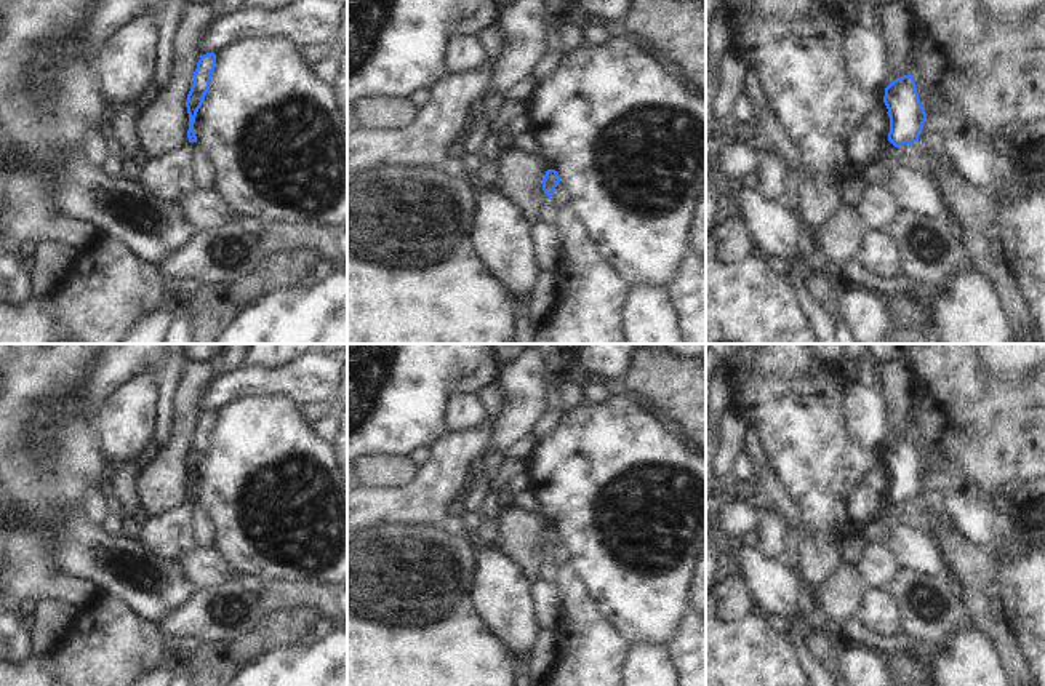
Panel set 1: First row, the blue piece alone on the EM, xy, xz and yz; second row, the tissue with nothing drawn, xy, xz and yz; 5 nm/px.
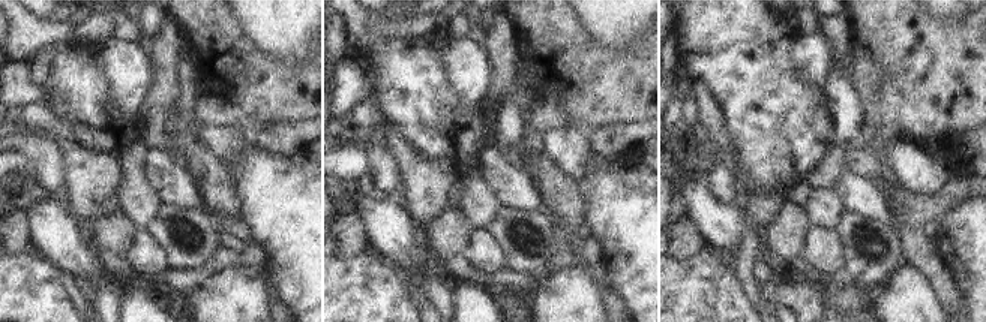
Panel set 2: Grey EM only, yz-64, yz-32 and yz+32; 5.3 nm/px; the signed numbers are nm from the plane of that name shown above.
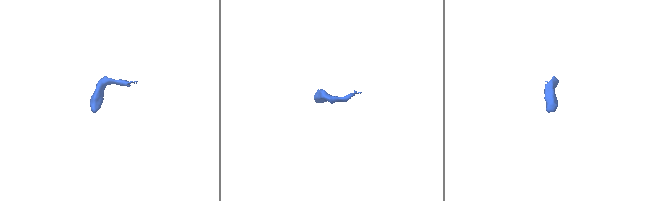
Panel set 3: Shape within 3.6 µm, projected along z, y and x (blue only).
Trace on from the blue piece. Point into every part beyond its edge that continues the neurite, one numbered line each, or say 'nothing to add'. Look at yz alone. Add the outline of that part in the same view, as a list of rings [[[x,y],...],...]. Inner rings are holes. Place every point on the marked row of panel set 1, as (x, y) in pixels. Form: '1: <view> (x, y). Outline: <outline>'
nothing to add

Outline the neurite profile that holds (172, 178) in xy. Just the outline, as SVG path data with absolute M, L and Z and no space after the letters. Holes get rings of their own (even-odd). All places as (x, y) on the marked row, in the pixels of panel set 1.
M189 142L174 154L146 163L139 177L144 189L174 203L195 193L198 190L192 171L195 144L197 142Z

